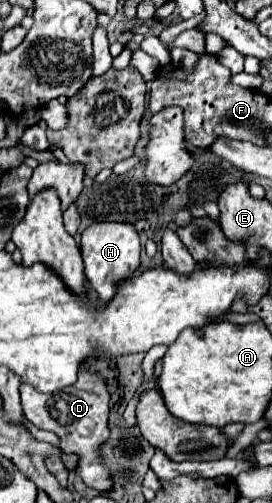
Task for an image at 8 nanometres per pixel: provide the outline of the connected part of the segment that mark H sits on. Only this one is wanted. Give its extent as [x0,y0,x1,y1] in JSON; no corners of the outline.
[81,221,141,301]

